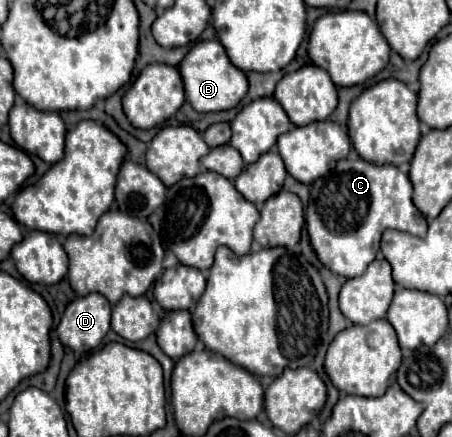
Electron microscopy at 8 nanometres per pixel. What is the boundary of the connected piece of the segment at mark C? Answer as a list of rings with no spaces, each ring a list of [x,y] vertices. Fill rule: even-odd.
[[[341,160],[335,170],[315,180],[311,186],[311,200],[305,212],[311,246],[331,272],[345,278],[357,278],[373,262],[379,250],[379,228],[395,228],[423,238],[427,220],[411,202],[411,180],[397,166],[379,166],[357,160]]]

